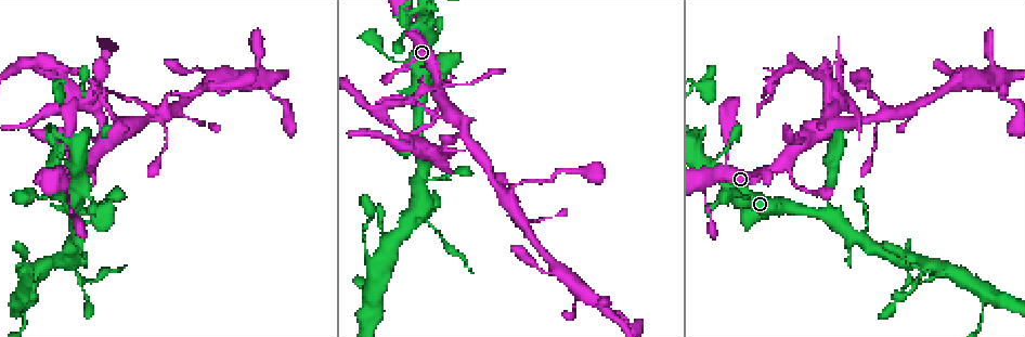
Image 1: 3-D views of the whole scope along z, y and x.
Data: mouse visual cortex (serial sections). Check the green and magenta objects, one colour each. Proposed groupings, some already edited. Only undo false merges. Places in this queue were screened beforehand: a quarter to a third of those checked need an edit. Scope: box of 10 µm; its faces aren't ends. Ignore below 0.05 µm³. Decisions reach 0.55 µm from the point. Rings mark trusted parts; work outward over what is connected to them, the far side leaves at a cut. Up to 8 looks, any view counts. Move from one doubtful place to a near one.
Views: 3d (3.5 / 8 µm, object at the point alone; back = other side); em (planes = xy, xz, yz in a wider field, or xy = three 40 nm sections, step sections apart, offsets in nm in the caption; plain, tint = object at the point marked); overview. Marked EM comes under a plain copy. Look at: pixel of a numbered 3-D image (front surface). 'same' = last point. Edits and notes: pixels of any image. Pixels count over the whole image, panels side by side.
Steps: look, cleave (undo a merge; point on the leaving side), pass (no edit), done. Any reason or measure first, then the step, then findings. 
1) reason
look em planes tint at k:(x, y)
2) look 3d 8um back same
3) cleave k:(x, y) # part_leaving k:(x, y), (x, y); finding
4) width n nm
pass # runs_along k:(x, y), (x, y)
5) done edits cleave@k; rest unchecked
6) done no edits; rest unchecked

sudden change in width
look em xy step 1 tint at 1:(161, 114)

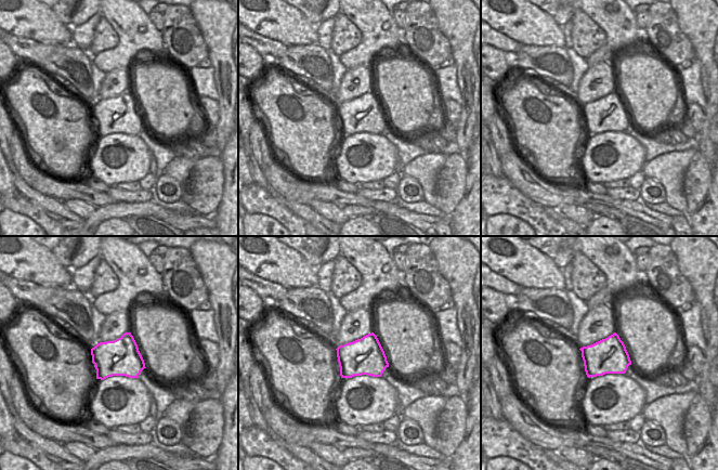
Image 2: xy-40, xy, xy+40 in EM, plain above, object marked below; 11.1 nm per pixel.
look 3d 3.5um same

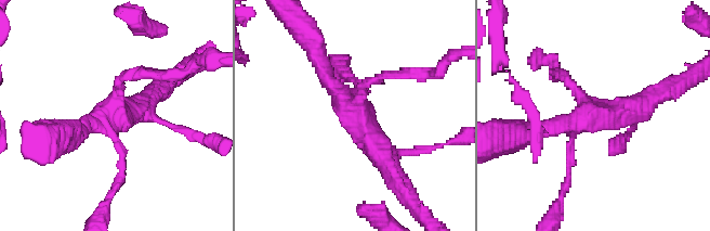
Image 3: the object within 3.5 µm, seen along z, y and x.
width 400 nm
pass # runs_along 3:(315, 55), (388, 166); continuous, no second cell

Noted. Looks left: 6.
small branch off a trunk
look 3d 8um at 1:(861, 237)

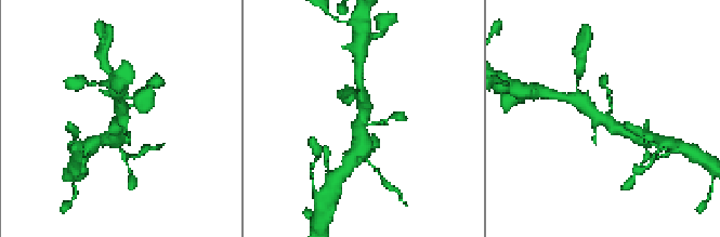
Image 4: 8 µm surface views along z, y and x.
look em xy step 5 tint same

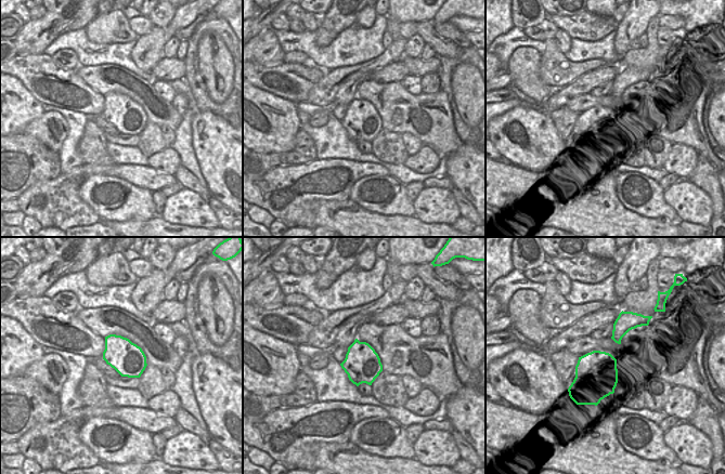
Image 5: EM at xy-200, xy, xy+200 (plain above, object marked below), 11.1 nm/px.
pass # runs_along 4:(583, 102), (597, 117), (632, 132); one cell here

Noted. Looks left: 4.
three arms meet
look 3d 3.5um at 1:(372, 299)

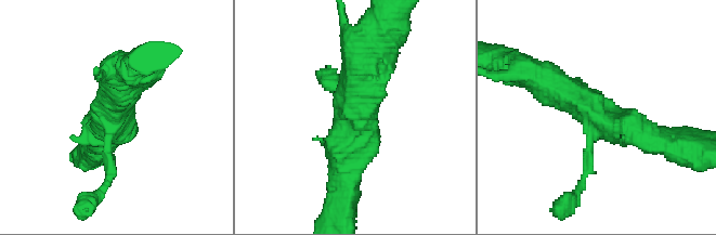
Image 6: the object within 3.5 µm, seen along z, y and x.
look em xy step 1 tint at 6:(112, 116)

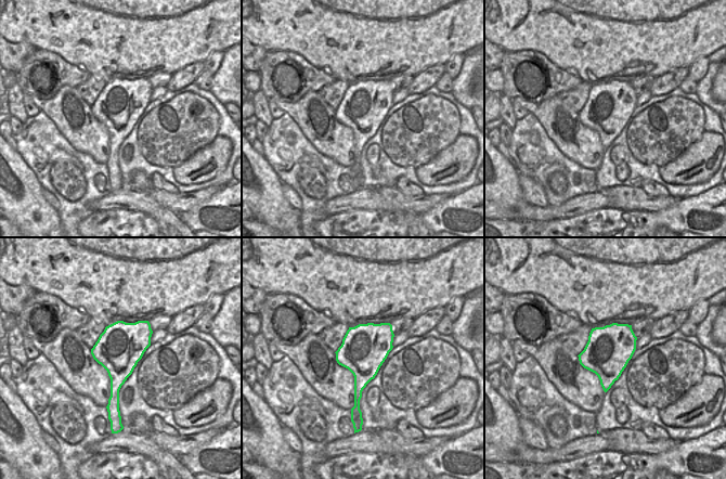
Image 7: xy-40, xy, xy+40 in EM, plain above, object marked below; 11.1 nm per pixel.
arms 3
pass # runs_along 6:(539, 78), (595, 117), (659, 141); all the same cell

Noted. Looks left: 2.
done no edits; rest unchecked

